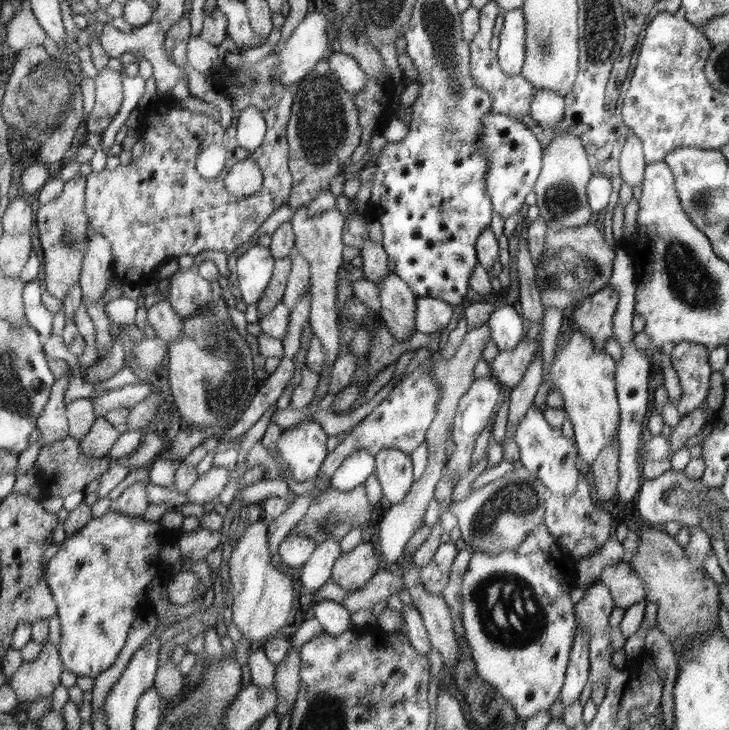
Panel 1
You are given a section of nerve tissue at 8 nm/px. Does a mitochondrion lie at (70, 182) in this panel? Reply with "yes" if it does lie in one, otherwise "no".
no

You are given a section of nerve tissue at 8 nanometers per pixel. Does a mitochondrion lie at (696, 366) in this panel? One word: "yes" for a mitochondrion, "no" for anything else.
no

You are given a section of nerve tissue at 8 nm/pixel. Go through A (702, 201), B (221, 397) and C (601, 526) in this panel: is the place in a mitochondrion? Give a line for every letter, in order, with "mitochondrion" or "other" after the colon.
A: mitochondrion
B: mitochondrion
C: other

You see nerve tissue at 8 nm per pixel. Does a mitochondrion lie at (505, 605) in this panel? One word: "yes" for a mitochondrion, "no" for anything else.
yes

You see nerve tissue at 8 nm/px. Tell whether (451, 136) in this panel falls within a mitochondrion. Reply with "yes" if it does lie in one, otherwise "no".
yes

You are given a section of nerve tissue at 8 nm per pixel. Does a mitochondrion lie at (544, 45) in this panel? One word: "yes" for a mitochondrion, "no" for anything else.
yes

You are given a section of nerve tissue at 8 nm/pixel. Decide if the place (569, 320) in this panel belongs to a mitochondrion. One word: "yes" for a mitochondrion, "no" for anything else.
no

